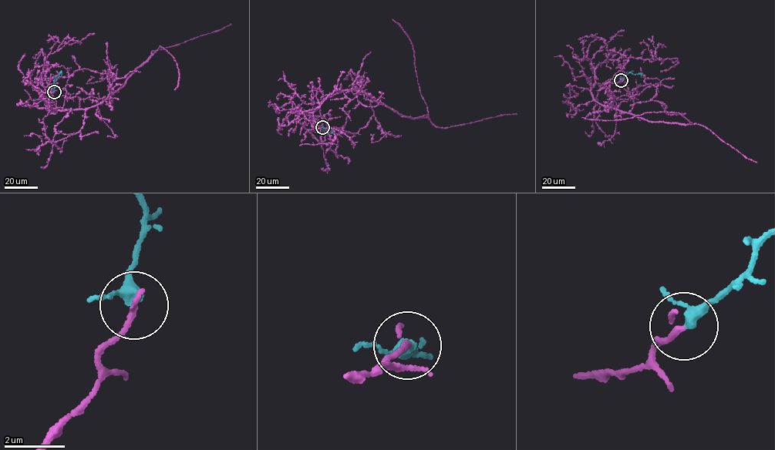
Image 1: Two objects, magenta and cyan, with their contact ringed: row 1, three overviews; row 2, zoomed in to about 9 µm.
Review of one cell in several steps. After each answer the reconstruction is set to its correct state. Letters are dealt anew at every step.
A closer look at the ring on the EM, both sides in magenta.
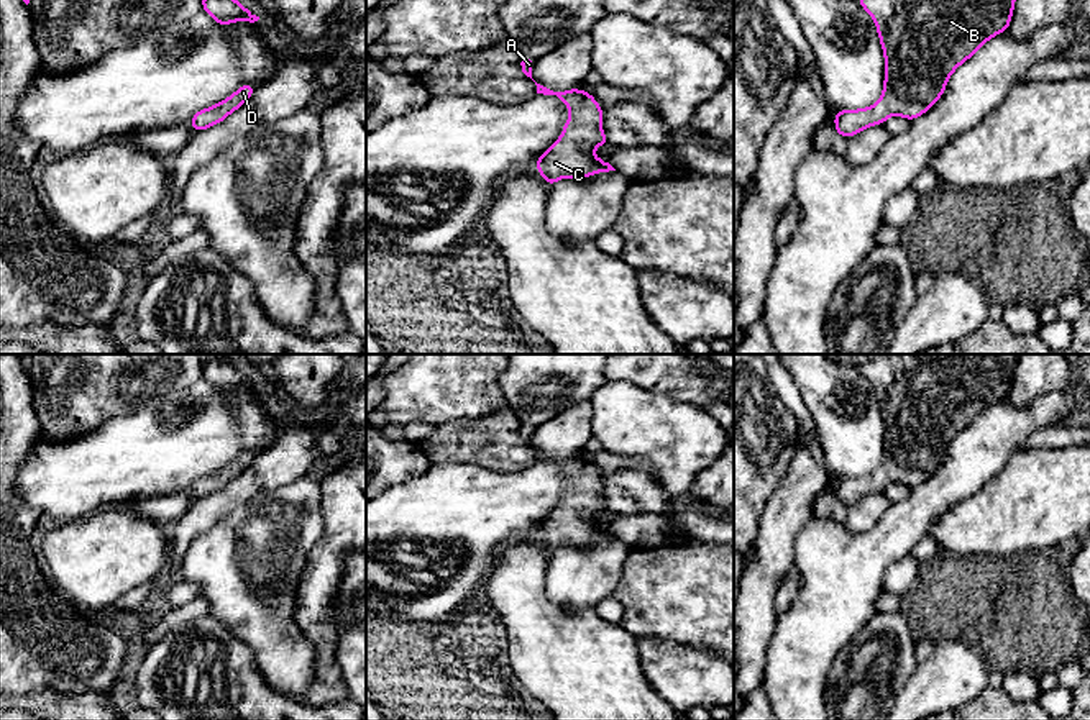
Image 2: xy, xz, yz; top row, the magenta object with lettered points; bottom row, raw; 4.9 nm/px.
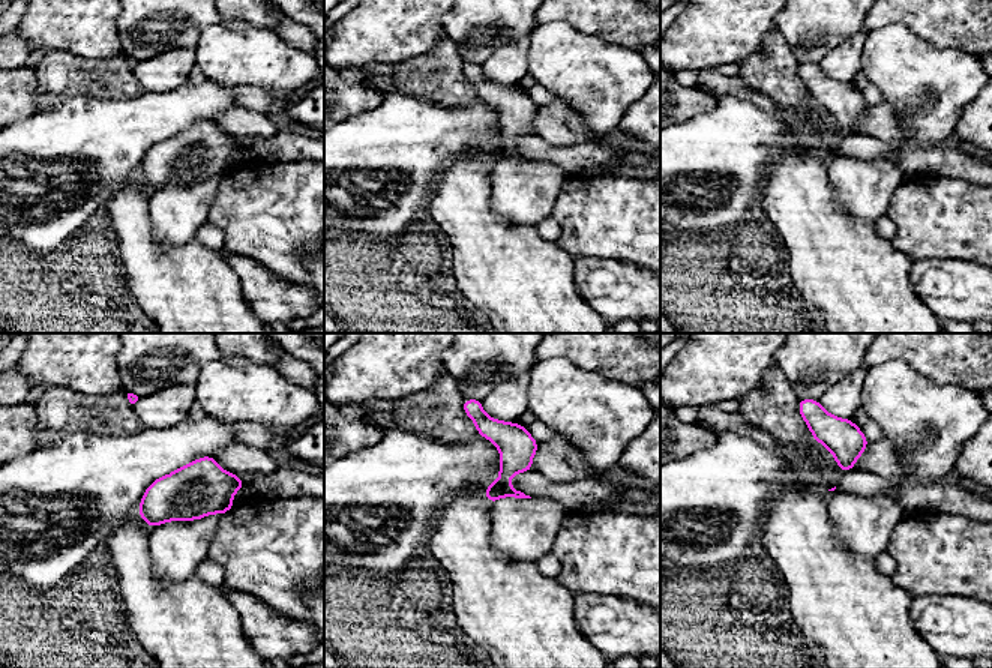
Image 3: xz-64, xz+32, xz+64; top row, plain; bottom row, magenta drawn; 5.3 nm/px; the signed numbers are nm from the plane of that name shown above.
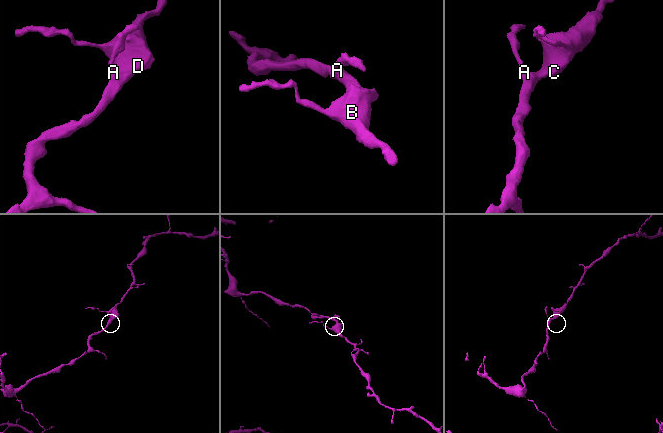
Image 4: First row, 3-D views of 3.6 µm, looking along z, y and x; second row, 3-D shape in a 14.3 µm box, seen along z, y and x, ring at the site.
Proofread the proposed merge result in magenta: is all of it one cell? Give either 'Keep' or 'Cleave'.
Keep

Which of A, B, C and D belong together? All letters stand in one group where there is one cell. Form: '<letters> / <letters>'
A B C D

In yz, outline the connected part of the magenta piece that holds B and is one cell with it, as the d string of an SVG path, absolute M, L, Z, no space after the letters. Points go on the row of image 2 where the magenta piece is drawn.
M857 0L865 8L878 31L885 54L883 93L873 107L860 110L840 110L834 113L836 134L847 139L859 131L883 125L891 115L914 120L926 113L944 93L950 74L973 56L990 38L1008 31L1013 18L1014 0Z

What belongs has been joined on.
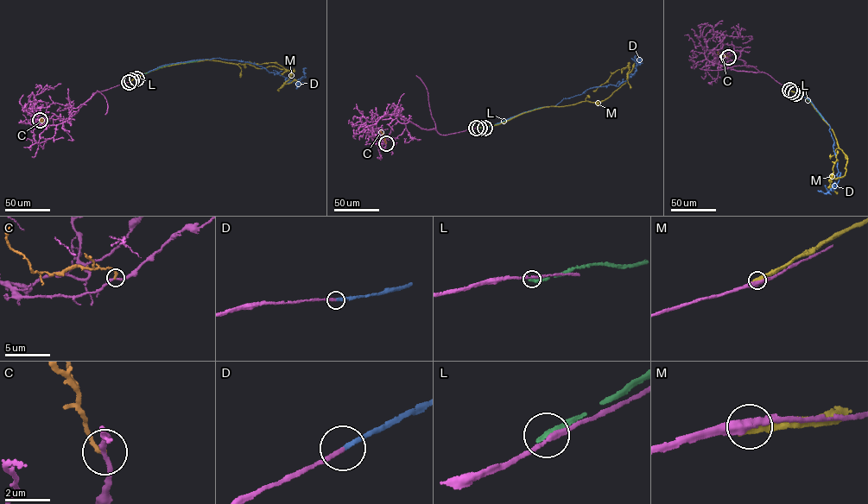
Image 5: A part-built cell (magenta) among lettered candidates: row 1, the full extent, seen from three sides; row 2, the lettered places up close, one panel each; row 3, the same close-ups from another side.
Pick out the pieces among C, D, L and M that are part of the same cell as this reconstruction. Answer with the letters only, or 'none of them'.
D

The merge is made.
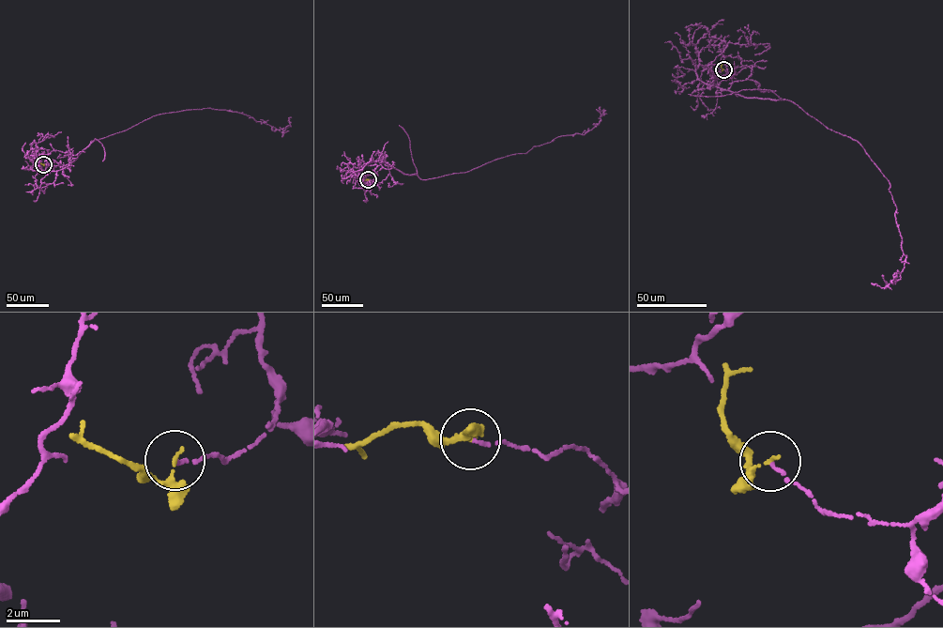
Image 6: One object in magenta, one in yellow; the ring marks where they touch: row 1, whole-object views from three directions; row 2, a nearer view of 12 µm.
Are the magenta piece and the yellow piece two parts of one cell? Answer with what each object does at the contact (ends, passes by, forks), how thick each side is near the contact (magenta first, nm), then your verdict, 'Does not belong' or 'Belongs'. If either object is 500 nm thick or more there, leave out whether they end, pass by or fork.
At the ring magenta ends. At the ring yellow passes by. Thickness 100 nm (magenta) against 110 nm. Does not belong

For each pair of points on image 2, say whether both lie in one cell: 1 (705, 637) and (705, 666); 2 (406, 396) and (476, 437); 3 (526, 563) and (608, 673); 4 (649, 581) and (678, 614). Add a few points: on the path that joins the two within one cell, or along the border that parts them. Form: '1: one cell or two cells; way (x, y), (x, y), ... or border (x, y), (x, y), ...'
1: two cells; border (667, 640), (706, 650), (716, 656)
2: two cells; border (486, 414), (476, 419), (448, 419), (435, 427)
3: one cell; way (526, 591), (580, 648)
4: one cell; way (657, 589), (673, 606)

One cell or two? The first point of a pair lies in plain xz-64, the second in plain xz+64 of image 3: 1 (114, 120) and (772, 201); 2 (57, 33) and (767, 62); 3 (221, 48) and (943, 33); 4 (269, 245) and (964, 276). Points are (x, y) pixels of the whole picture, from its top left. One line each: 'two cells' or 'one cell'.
1: two cells
2: two cells
3: two cells
4: two cells

